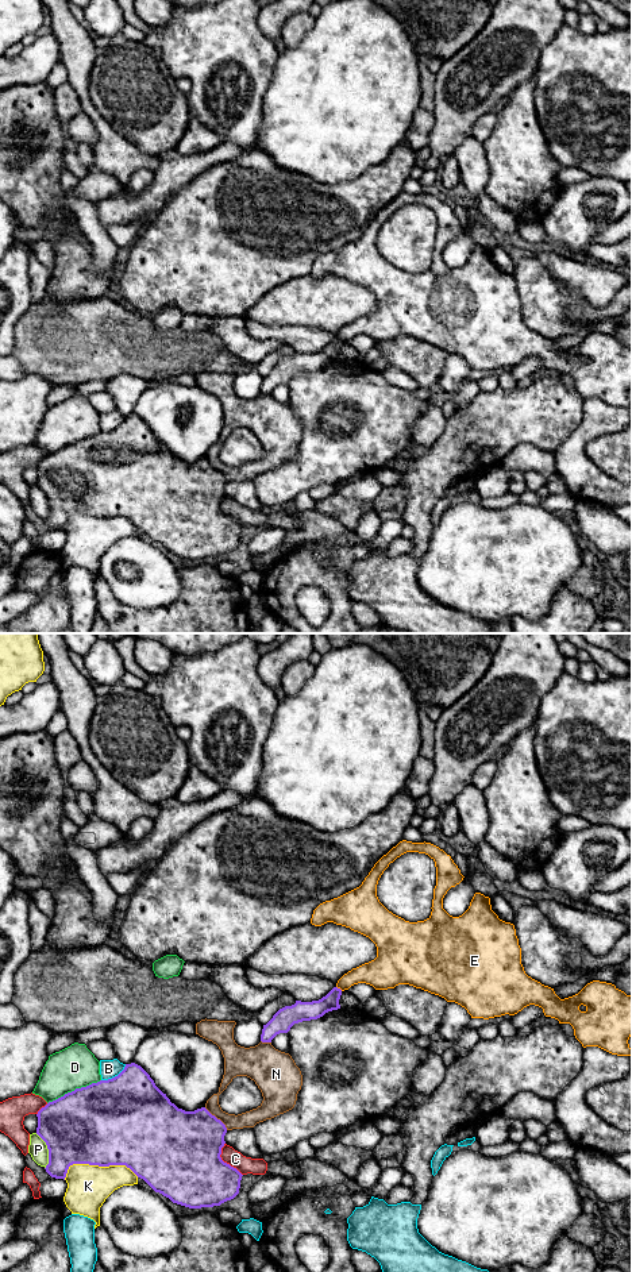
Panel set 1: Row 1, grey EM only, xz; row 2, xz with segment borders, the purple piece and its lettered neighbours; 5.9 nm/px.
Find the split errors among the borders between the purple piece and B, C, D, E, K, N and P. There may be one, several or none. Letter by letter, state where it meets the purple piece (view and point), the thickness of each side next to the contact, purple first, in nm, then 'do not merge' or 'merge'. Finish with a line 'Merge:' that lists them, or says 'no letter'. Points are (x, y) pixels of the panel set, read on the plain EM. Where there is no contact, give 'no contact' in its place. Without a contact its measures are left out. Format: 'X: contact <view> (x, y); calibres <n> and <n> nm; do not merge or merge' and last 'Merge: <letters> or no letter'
B: contact xz (115, 428); calibres 500 and 110 nm; do not merge
C: contact xz (223, 513); calibres 460 and 100 nm; do not merge
D: contact xz (74, 442); calibres 480 and 260 nm; do not merge
E: contact xz (339, 340); calibres 110 and 160 nm; do not merge
K: contact xz (97, 516); calibres 500 and 260 nm; do not merge
N: contact xz (215, 469); calibres 420 and 100 nm; do not merge
P: contact xz (49, 502); calibres 440 and 110 nm; do not merge
Merge: no letter

